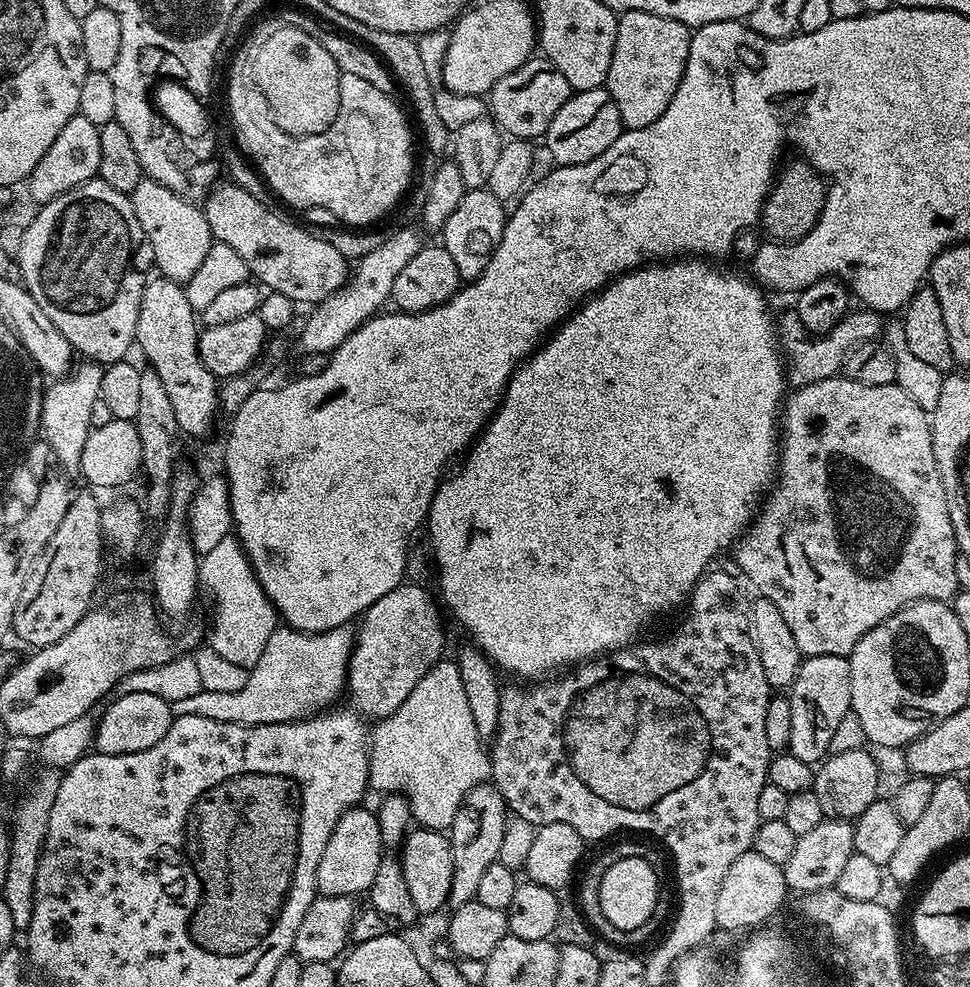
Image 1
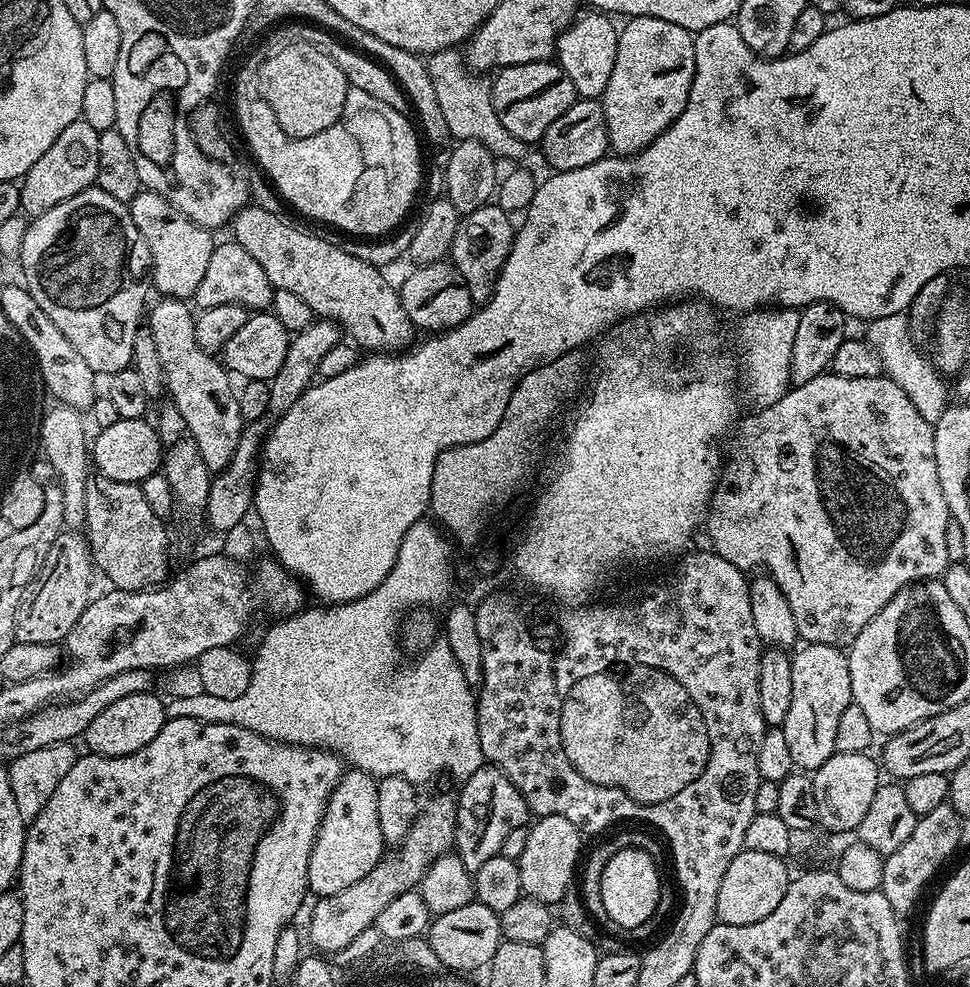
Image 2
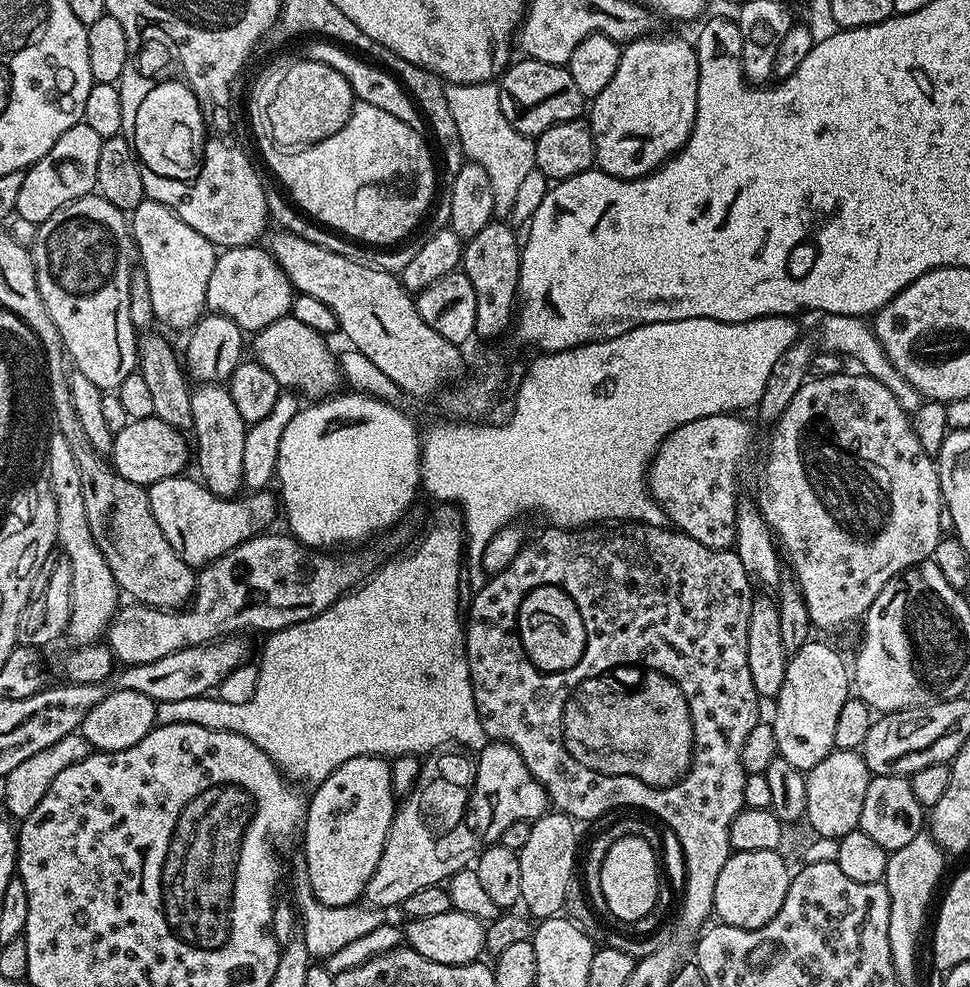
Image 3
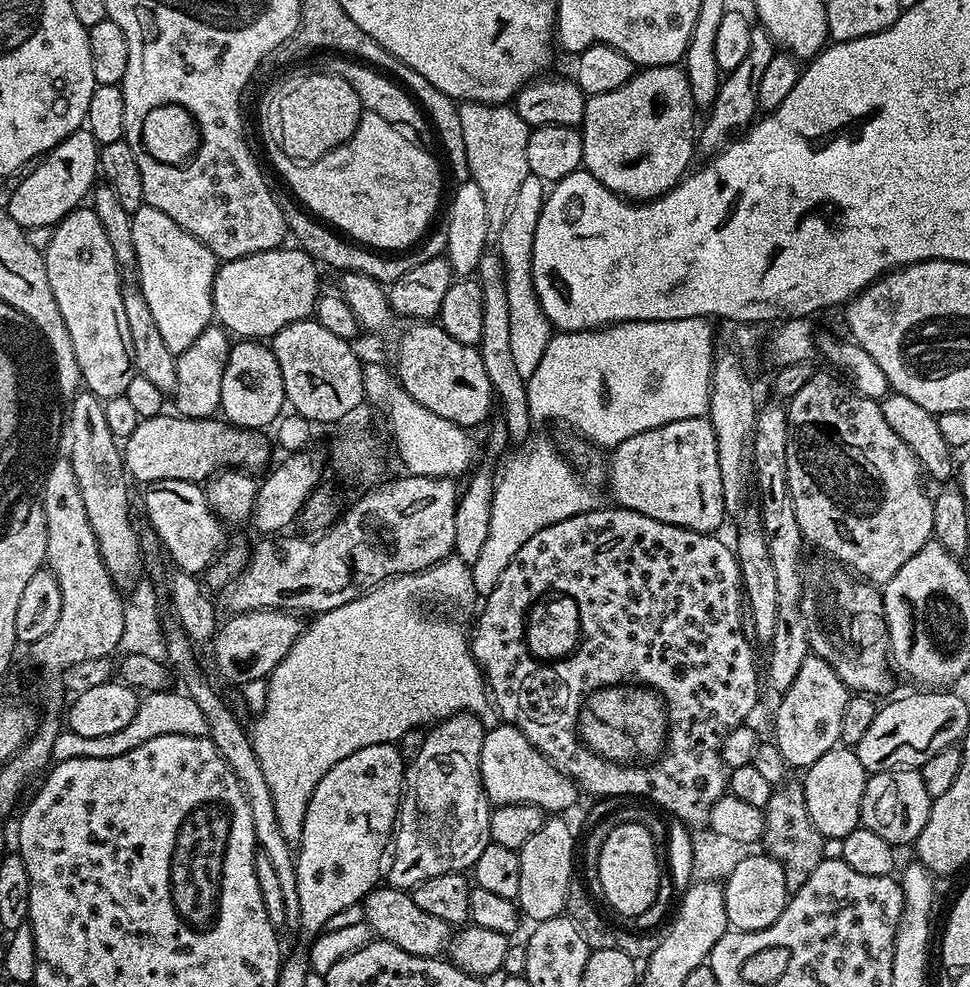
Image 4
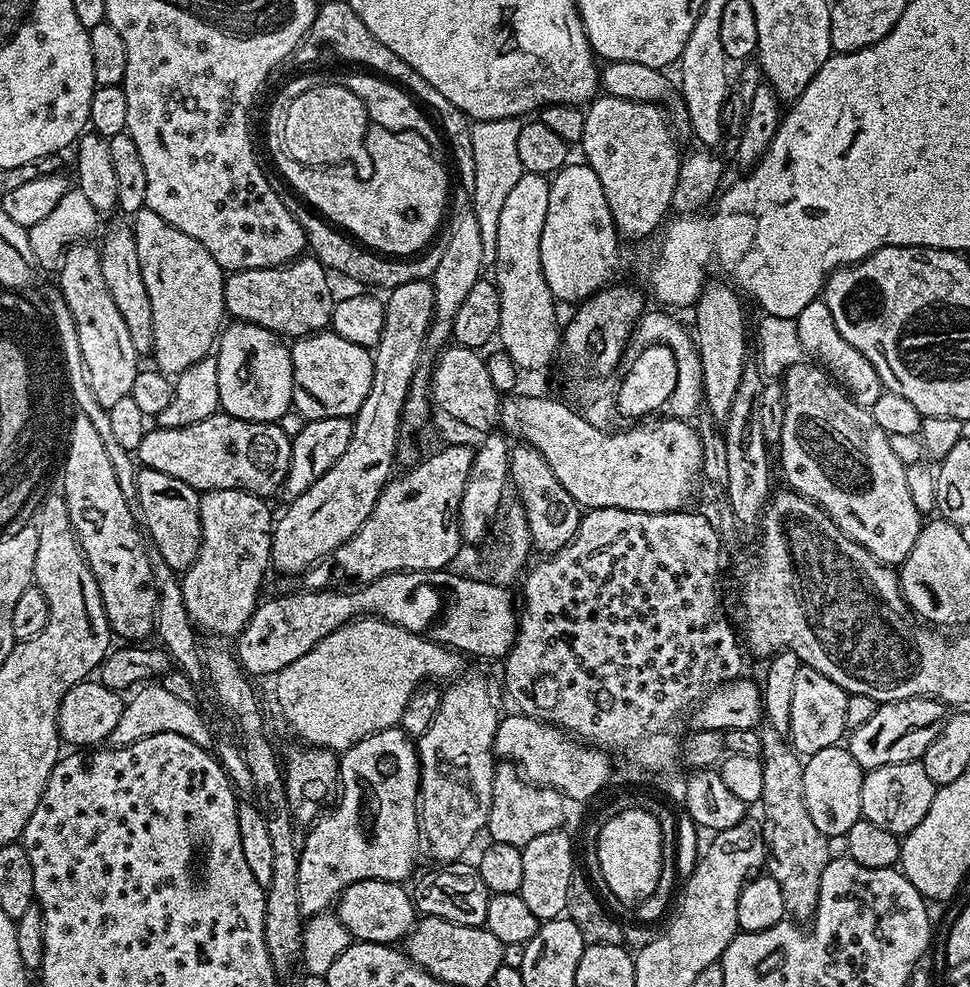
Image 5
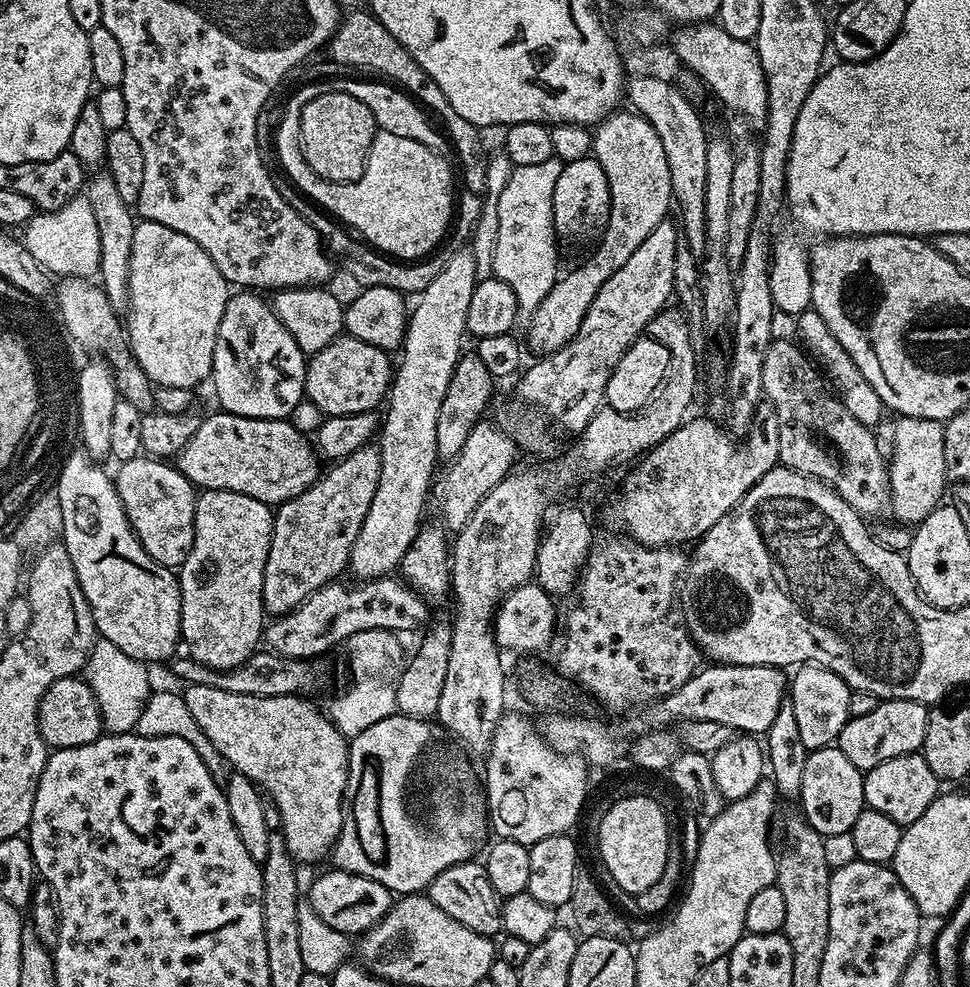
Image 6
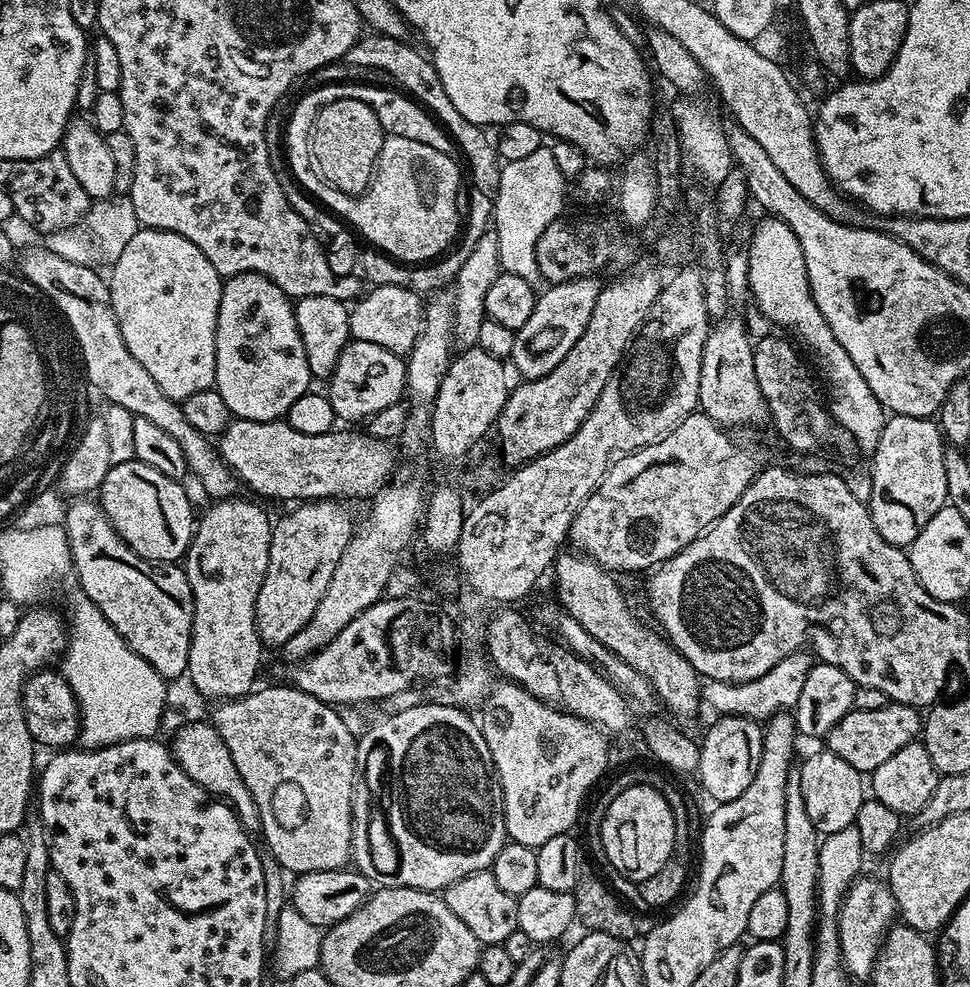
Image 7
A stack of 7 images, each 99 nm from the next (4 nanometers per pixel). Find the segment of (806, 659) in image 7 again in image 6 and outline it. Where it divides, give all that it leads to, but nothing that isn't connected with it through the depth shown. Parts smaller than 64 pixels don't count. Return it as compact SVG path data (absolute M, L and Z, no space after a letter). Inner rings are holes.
M713 663L712 668L701 667L676 692L662 696L647 705L644 720L652 730L664 730L671 722L697 720L714 722L731 728L740 734L766 734L770 722L778 714L778 706L786 703L786 676L771 664L762 666L738 666Z

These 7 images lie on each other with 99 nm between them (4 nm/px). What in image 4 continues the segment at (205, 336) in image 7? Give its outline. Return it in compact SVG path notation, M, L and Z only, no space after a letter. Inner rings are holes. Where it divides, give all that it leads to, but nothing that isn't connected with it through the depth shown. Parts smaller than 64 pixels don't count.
M145 206L131 213L131 219L140 293L146 298L146 306L150 306L150 314L154 314L154 326L158 326L166 346L179 354L213 323L212 287L217 258L198 238L182 230L174 218L166 218L162 210Z

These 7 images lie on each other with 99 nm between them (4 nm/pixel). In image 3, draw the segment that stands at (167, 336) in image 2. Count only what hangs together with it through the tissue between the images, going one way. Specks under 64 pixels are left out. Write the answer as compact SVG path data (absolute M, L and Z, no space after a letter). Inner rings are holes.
M223 383L200 384L193 387L192 401L190 410L192 411L191 435L196 435L196 444L194 440L194 464L200 467L198 473L199 479L204 487L221 498L232 498L237 495L236 491L244 488L244 479L242 478L242 450L246 446L246 434L248 433L248 424L238 414L238 406L234 406L234 398L231 391Z

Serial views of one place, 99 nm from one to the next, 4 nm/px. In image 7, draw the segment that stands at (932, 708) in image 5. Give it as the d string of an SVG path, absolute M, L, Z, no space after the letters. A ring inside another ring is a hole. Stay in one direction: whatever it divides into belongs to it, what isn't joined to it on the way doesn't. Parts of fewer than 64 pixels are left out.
M890 702L882 706L882 710L853 710L847 712L826 737L827 751L838 754L842 762L850 762L854 770L861 774L870 774L886 758L898 754L902 746L913 743L921 735L922 716L917 709L911 708L909 704L897 704Z

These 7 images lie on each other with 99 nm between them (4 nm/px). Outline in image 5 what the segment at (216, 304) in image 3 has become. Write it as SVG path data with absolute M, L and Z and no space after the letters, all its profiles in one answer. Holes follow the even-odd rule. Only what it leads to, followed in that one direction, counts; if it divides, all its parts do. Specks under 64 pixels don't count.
M297 258L277 268L231 273L224 282L224 311L233 321L257 324L281 338L323 332L331 325L333 306L326 272L315 258Z

